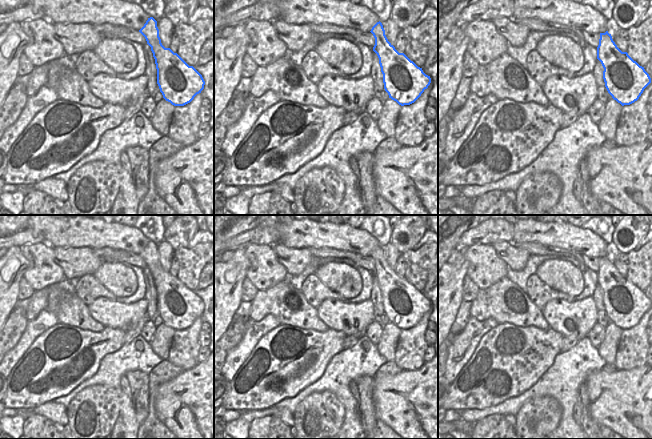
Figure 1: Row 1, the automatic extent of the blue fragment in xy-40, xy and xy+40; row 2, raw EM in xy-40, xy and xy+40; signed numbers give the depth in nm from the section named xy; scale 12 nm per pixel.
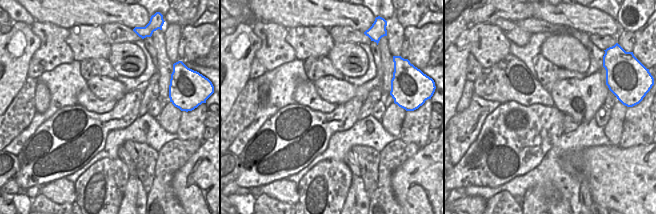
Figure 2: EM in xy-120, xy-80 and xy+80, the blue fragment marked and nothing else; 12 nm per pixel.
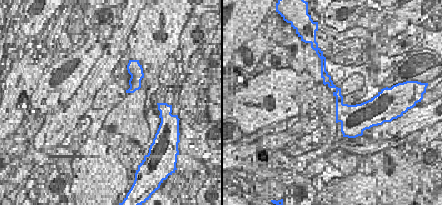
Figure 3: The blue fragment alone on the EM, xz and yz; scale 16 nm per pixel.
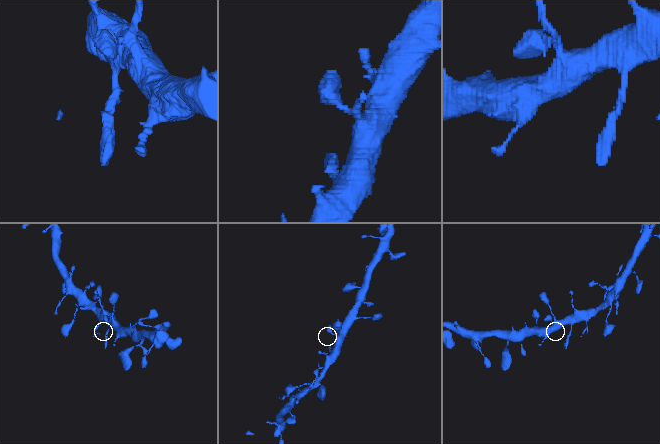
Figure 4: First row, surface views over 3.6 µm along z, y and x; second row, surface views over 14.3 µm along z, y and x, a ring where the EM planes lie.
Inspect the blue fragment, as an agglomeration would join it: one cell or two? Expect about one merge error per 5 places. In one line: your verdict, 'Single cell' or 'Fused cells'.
Single cell

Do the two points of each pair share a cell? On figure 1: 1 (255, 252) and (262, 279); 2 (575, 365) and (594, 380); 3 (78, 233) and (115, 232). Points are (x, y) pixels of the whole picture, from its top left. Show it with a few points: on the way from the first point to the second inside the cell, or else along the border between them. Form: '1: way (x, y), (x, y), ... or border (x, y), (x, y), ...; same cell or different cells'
1: way (262, 259), (262, 272); same cell
2: border (601, 369), (592, 371), (584, 382); different cells
3: way (87, 233), (106, 233); same cell

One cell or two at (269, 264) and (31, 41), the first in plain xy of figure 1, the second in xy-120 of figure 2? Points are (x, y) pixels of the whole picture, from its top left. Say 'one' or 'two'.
two

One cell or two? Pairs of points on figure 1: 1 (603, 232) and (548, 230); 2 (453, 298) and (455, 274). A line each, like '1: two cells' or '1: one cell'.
1: two cells
2: one cell

